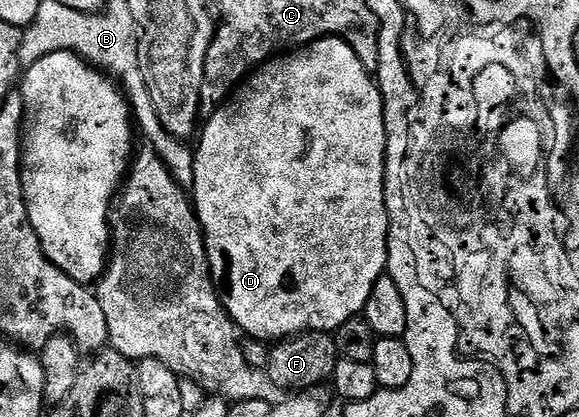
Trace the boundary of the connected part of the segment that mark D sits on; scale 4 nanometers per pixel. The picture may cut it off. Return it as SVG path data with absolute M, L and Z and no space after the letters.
M329 37L326 39L315 39L314 42L308 44L307 47L297 47L287 53L281 53L274 59L261 63L235 91L228 97L228 102L218 110L211 112L207 116L206 122L203 124L202 130L199 132L200 148L195 148L194 154L194 185L190 188L191 198L194 200L196 208L196 217L200 221L200 229L204 233L204 248L208 251L208 270L212 272L212 282L218 288L218 294L224 304L224 310L228 312L228 316L236 324L241 332L244 331L248 335L253 335L256 339L272 339L271 341L279 341L282 339L291 339L294 335L303 335L305 331L327 331L335 333L342 325L346 325L346 321L357 318L361 314L360 311L366 306L364 318L374 329L379 338L386 336L394 336L401 338L406 329L408 322L406 321L406 305L403 304L402 295L398 292L398 287L394 284L392 278L386 273L388 266L388 210L386 209L386 189L384 182L386 181L386 121L384 120L384 106L382 105L382 97L380 96L380 88L373 76L370 74L369 68L362 65L362 61L354 53L354 49L350 49L350 45L345 39Z

